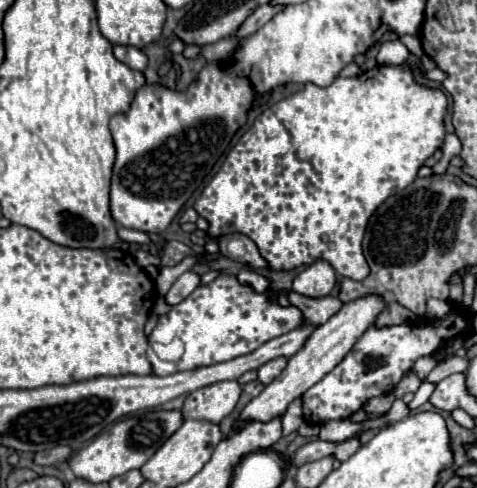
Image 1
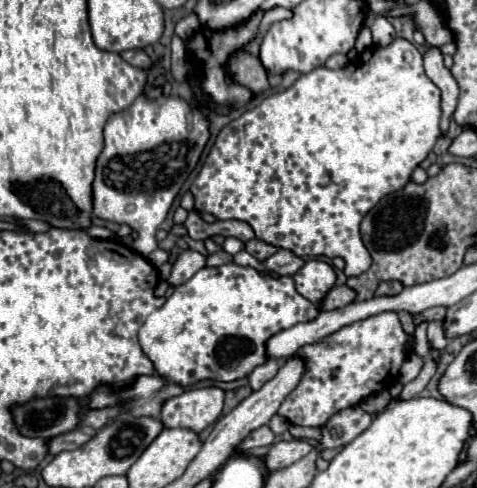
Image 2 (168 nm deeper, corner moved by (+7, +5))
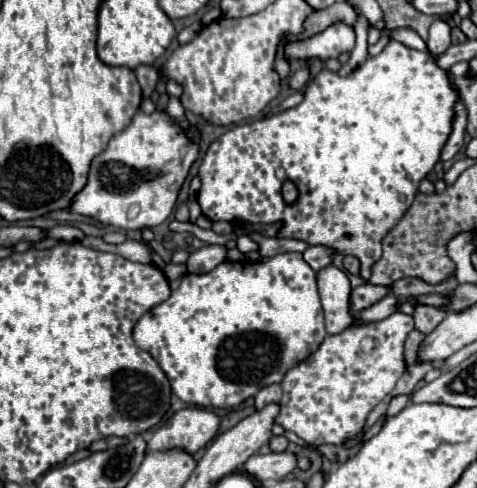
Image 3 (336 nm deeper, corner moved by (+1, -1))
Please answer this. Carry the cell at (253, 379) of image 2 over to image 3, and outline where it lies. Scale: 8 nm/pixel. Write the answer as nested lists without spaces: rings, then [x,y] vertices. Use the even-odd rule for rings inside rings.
[[[271,384],[271,386],[265,386],[263,390],[257,392],[257,396],[255,396],[255,408],[261,410],[265,404],[279,402],[279,400],[281,400],[281,384]]]

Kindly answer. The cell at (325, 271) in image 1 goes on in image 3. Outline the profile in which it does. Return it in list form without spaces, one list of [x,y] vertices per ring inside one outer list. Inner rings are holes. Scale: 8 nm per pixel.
[[[325,266],[317,272],[317,290],[321,296],[323,312],[325,312],[325,328],[329,334],[339,334],[351,326],[351,312],[349,312],[349,294],[351,284],[343,270]]]

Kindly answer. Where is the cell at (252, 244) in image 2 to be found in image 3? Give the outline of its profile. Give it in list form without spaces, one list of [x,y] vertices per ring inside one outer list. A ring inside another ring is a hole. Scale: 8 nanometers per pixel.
[[[253,232],[251,238],[259,244],[259,254],[263,258],[273,258],[275,254],[285,254],[285,252],[303,252],[307,248],[305,242],[301,240],[287,240],[287,238],[267,238],[259,232]]]

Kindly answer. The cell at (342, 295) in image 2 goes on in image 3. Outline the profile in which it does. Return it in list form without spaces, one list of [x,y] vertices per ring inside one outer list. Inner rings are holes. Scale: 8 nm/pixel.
[[[361,284],[361,286],[353,288],[353,292],[351,292],[351,312],[359,314],[361,310],[379,302],[387,294],[389,294],[389,288],[373,286],[373,284]]]

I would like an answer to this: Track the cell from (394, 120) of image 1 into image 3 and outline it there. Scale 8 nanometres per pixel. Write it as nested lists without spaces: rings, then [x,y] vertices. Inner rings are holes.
[[[389,42],[379,56],[367,58],[365,64],[361,64],[359,68],[355,68],[347,76],[339,76],[339,74],[323,68],[307,84],[307,88],[303,92],[303,102],[299,106],[283,110],[283,112],[273,114],[269,118],[259,118],[259,120],[253,120],[253,122],[239,124],[239,126],[227,130],[223,136],[219,136],[209,146],[209,150],[203,158],[203,164],[199,168],[201,190],[197,194],[197,202],[203,210],[203,216],[207,216],[209,220],[227,220],[227,222],[233,222],[233,224],[275,224],[275,222],[281,222],[281,230],[279,230],[281,238],[303,240],[309,246],[331,246],[331,250],[335,250],[337,254],[343,254],[343,256],[351,254],[351,256],[359,258],[359,262],[361,262],[359,276],[363,280],[367,280],[371,276],[371,266],[381,258],[381,238],[407,212],[407,208],[411,206],[411,202],[417,194],[419,182],[433,170],[435,162],[439,160],[441,148],[451,134],[451,118],[453,118],[455,100],[457,100],[457,92],[449,86],[447,74],[433,62],[433,58],[427,52],[409,50],[407,46],[403,46],[399,42]],[[287,180],[291,180],[299,190],[299,198],[297,198],[295,204],[287,204],[281,196],[281,186]]]

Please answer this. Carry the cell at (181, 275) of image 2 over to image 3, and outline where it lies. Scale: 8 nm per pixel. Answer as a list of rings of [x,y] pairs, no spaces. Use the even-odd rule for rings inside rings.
[[[203,246],[189,256],[187,272],[189,274],[211,272],[215,266],[219,266],[225,260],[225,254],[227,250],[223,246]]]

